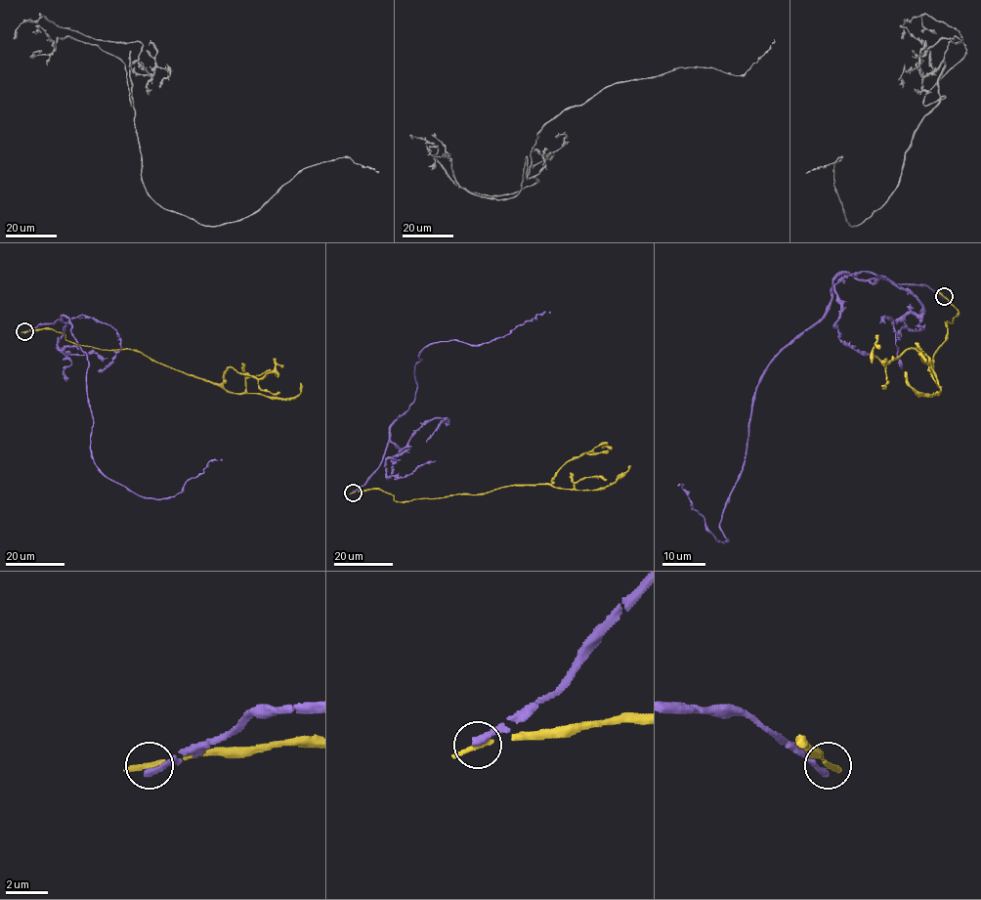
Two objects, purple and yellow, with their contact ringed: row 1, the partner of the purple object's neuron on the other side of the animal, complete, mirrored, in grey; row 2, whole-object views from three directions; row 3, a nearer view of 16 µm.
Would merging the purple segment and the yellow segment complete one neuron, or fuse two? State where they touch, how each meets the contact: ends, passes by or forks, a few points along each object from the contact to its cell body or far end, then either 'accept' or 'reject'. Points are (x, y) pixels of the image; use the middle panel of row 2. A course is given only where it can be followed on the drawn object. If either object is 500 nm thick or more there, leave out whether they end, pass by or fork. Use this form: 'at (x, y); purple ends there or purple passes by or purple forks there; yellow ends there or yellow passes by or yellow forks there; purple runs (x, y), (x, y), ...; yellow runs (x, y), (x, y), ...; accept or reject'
at (353, 492); purple ends there; yellow ends there; purple runs (353, 492), (378, 467), (391, 426), (415, 399), (415, 365), (424, 347), (452, 340), (480, 345), (550, 313); yellow runs (353, 492), (381, 489), (396, 501), (404, 501), (483, 494), (514, 485), (593, 491), (610, 486), (628, 466); reject

